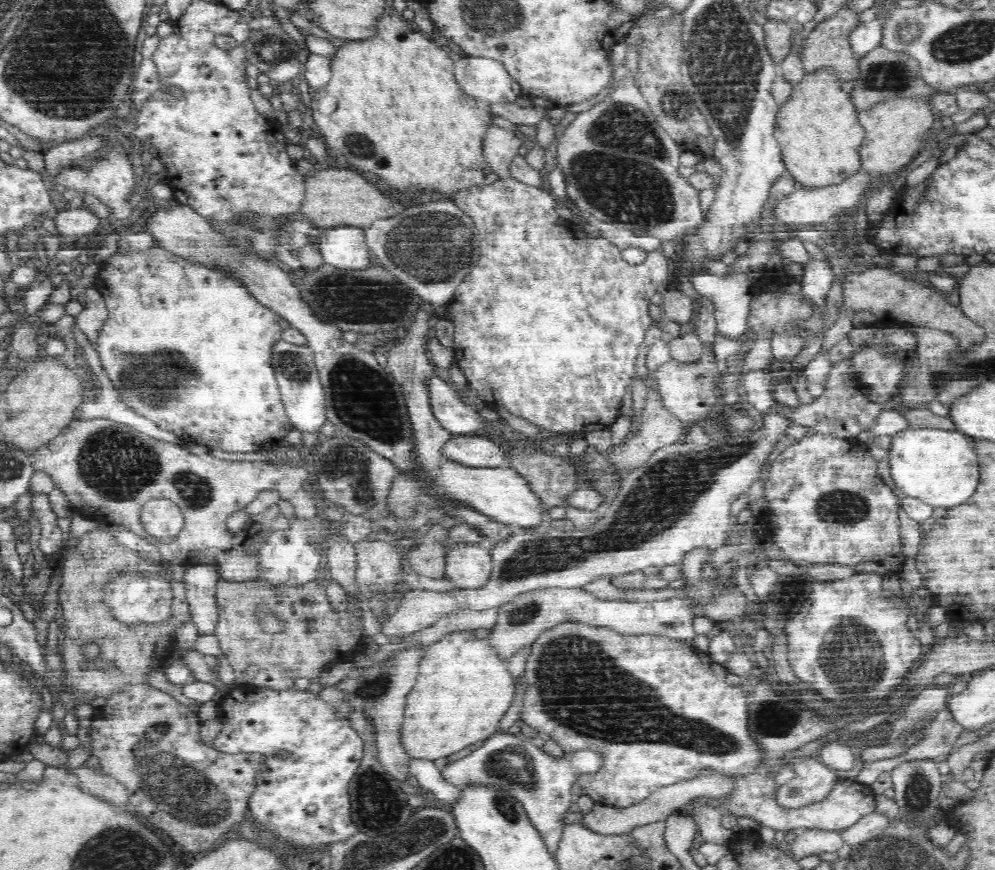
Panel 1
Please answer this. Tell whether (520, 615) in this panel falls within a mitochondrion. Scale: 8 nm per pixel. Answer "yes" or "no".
yes

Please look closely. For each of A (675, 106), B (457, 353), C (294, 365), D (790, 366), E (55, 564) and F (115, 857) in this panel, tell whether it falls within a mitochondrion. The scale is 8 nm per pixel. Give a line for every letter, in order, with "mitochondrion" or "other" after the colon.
A: mitochondrion
B: other
C: mitochondrion
D: other
E: other
F: mitochondrion

